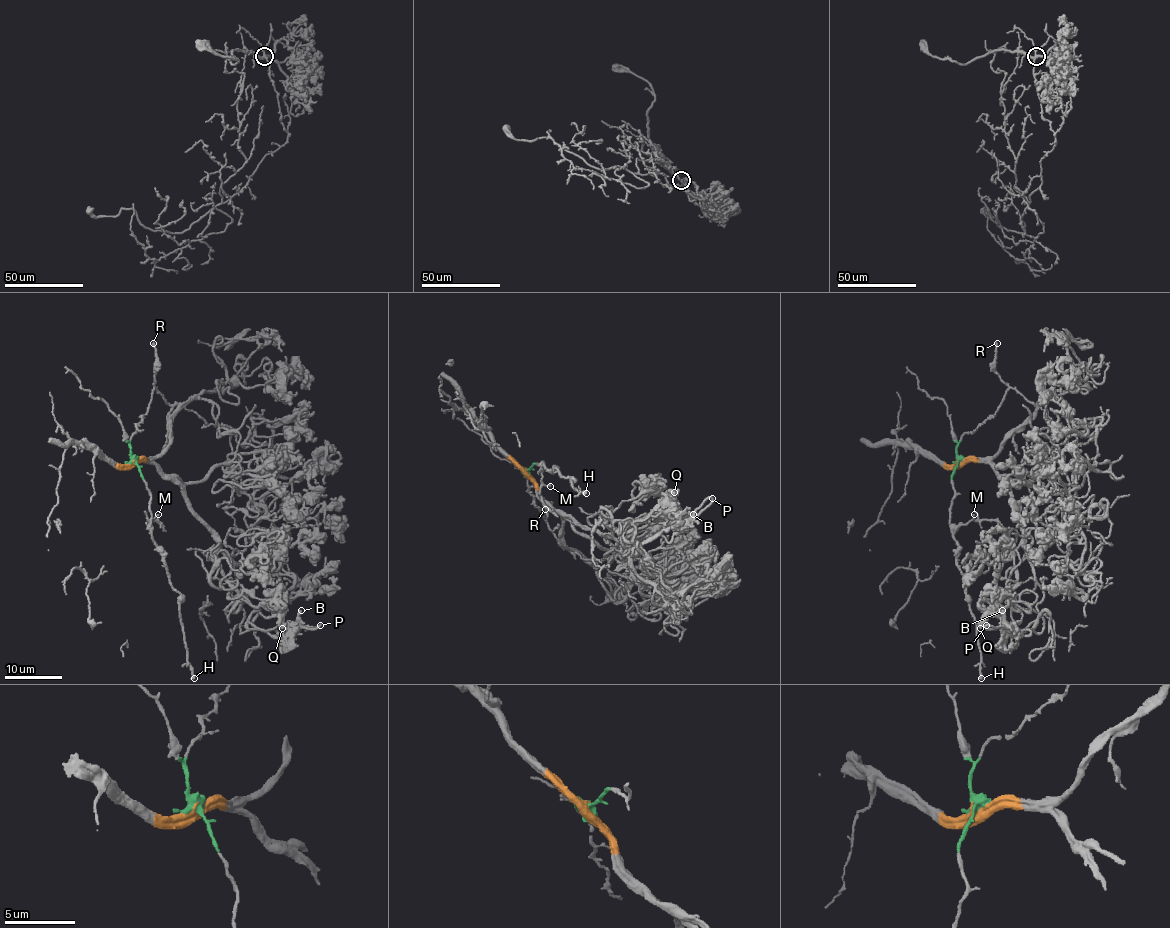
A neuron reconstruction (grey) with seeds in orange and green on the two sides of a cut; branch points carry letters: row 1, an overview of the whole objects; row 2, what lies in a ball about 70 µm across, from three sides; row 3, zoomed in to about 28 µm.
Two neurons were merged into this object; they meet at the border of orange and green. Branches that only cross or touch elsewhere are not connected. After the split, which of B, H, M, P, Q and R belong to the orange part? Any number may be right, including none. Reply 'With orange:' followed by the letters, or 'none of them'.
With orange: B, P, Q

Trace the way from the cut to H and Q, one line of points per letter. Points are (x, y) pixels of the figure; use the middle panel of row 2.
H: (525, 470), (533, 463), (542, 466), (543, 462), (548, 469), (572, 478), (575, 488), (586, 493)
Q: (525, 470), (541, 496), (579, 525), (602, 535), (611, 532), (609, 526), (631, 531), (674, 492)

